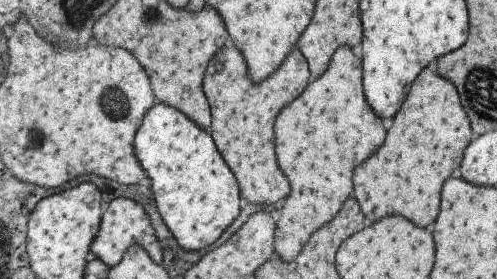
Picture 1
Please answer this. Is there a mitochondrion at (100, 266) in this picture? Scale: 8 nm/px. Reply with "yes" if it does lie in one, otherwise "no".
no

